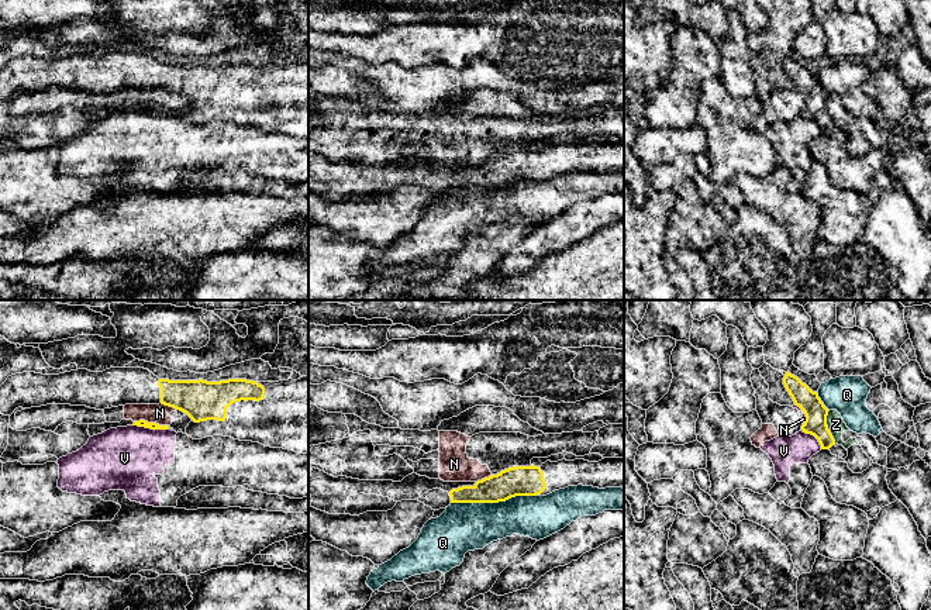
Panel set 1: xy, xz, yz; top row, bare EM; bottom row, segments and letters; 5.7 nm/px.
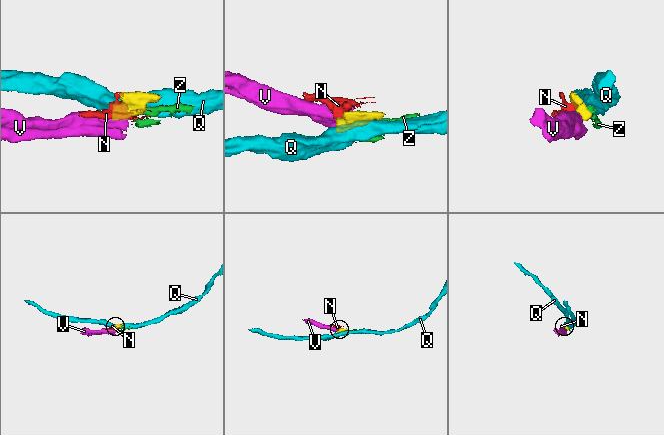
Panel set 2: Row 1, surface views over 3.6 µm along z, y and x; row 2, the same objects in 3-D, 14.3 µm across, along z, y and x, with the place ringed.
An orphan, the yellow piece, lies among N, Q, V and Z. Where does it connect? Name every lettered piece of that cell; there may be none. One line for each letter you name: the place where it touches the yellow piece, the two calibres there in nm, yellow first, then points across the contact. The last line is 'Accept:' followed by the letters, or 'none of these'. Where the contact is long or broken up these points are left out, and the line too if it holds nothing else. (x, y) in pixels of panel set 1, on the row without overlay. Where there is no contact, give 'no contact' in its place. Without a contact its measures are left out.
Accept: none of these

